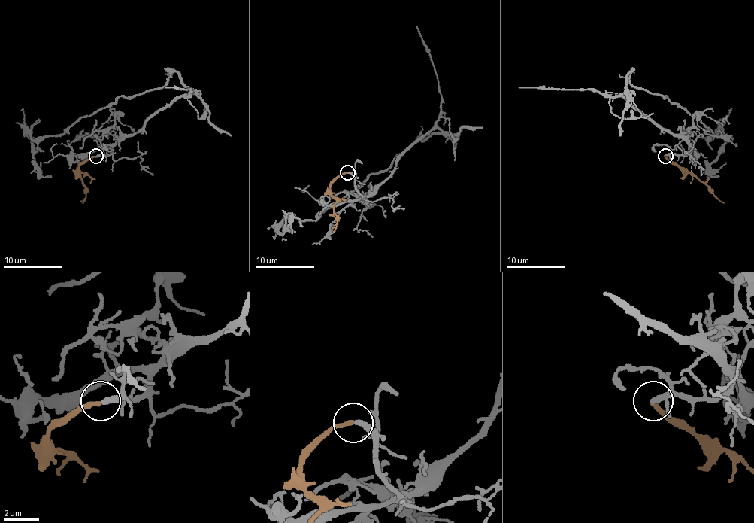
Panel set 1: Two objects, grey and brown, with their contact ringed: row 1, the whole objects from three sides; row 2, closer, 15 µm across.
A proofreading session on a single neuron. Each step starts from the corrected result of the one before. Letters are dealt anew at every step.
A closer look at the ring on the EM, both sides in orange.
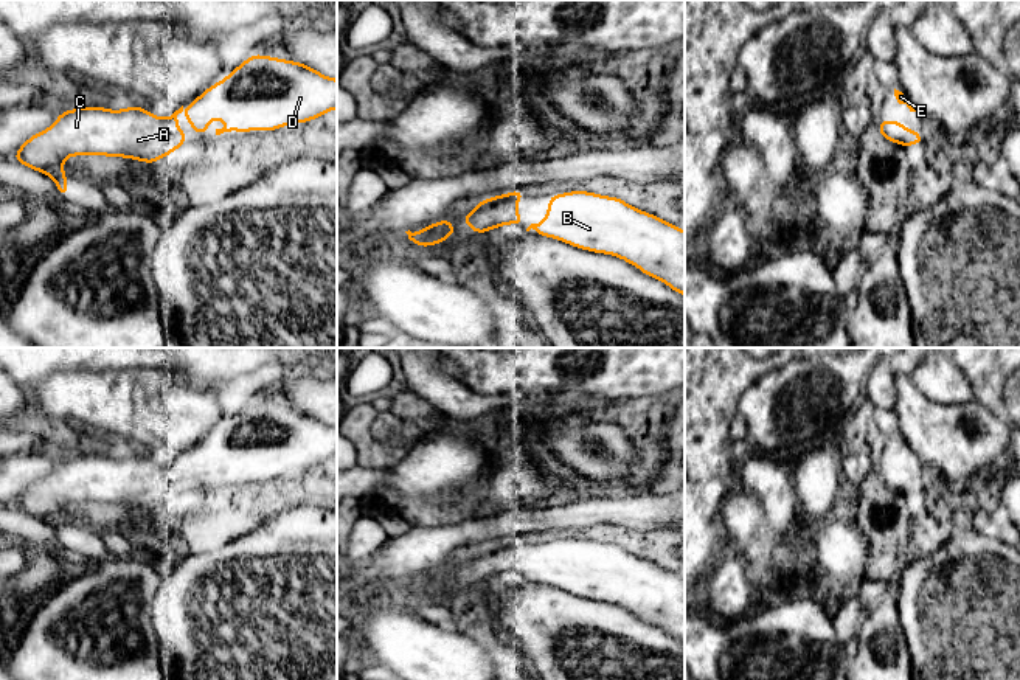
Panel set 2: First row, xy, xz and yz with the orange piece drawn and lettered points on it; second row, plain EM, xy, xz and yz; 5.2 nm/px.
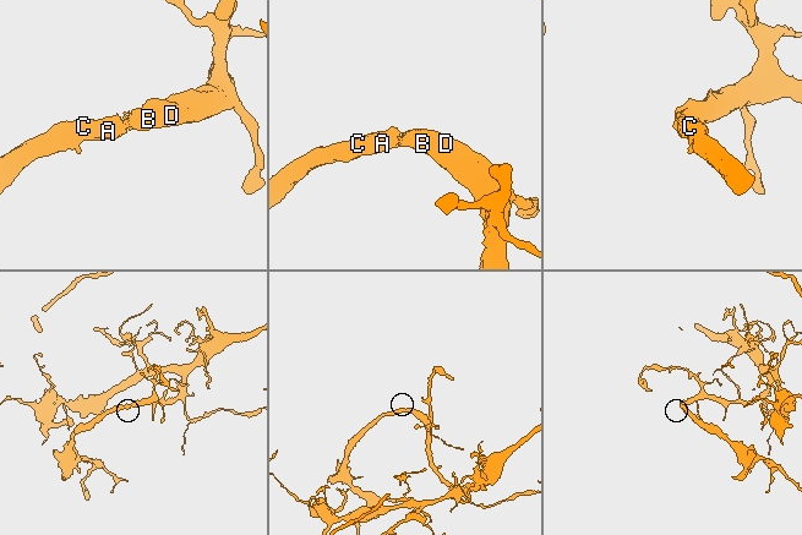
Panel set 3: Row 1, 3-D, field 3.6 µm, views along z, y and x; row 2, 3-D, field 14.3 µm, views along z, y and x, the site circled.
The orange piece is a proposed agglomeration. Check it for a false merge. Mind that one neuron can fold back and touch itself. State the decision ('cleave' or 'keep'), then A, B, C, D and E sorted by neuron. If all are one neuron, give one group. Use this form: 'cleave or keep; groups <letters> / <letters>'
keep; groups A B C D E

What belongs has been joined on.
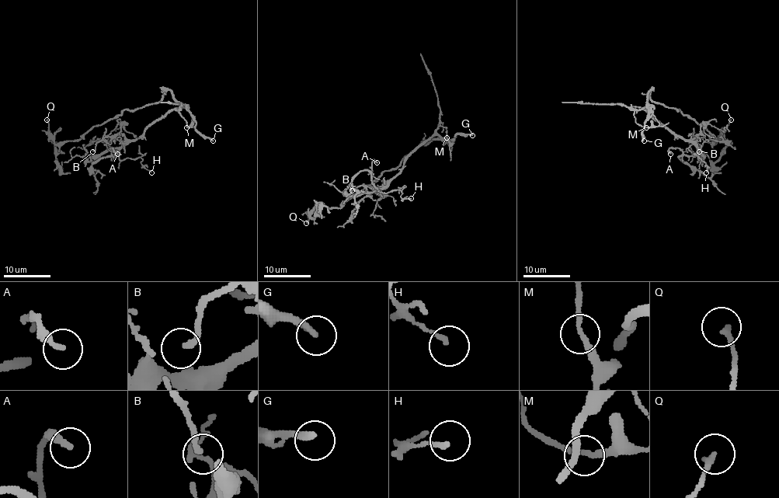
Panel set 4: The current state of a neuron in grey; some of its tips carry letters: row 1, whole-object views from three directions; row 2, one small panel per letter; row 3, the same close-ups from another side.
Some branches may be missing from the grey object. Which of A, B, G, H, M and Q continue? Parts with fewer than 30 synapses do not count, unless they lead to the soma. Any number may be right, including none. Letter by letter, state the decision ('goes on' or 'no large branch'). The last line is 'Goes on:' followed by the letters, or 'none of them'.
A: no large branch
B: no large branch
G: goes on
H: no large branch
M: no large branch
Q: no large branch
Goes on: G

